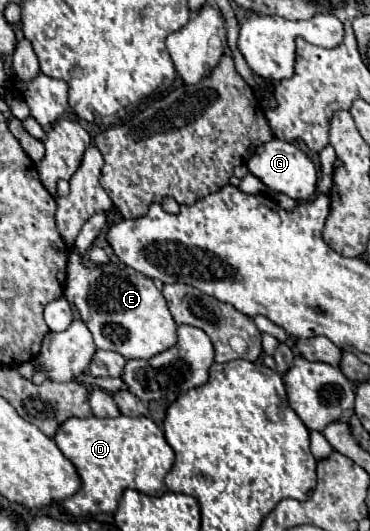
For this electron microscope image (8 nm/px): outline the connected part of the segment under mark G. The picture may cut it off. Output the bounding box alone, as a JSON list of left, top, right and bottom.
[247,139,317,201]

